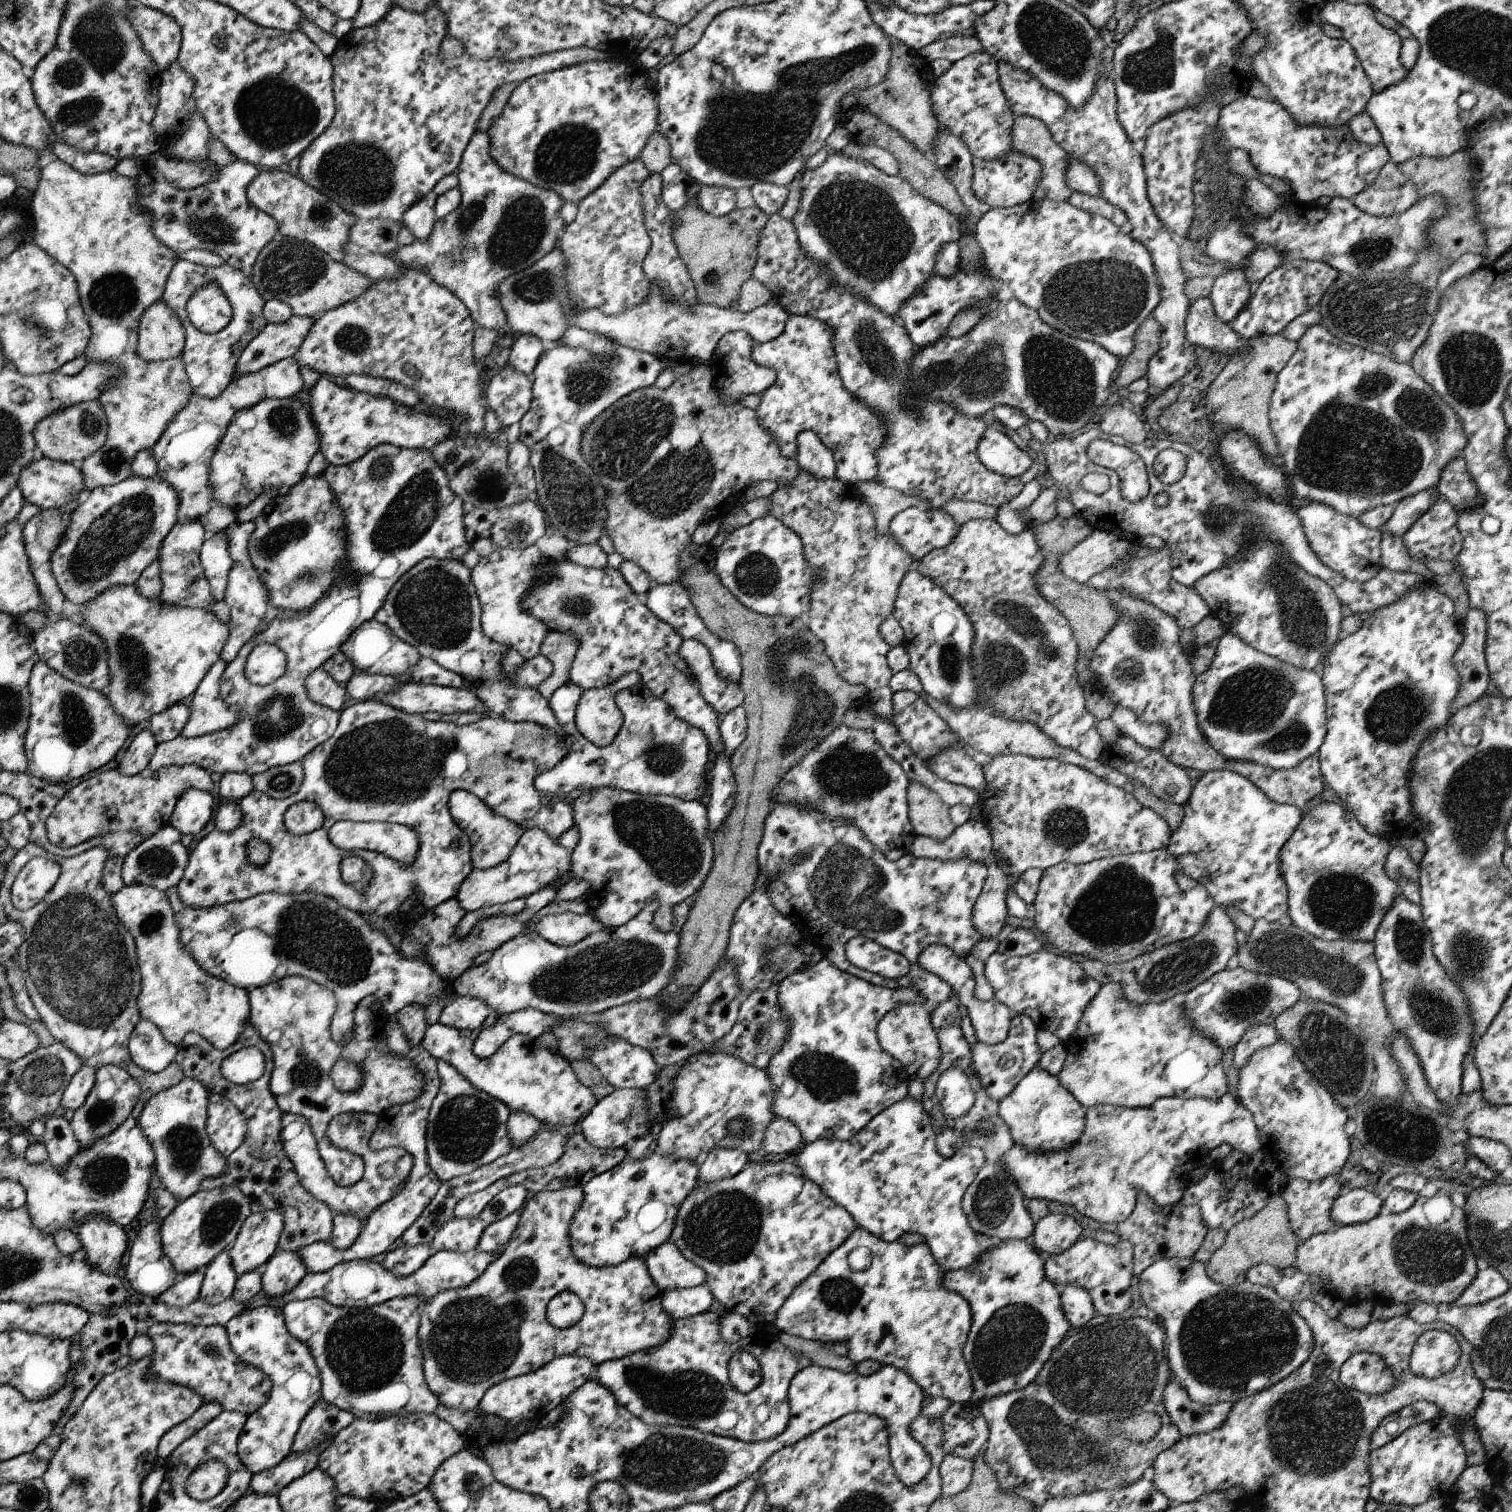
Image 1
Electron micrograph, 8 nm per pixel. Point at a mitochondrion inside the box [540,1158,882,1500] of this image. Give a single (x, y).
(669, 1463)

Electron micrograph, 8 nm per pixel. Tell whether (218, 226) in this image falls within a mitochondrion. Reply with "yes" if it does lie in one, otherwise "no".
yes

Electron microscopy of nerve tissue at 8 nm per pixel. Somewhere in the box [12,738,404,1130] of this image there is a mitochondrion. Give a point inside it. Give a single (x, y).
(76, 958)

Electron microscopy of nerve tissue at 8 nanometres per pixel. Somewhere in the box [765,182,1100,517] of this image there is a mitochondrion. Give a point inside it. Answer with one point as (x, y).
(1059, 376)

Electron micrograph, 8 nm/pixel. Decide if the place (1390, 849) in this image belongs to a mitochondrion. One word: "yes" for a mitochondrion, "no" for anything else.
no

